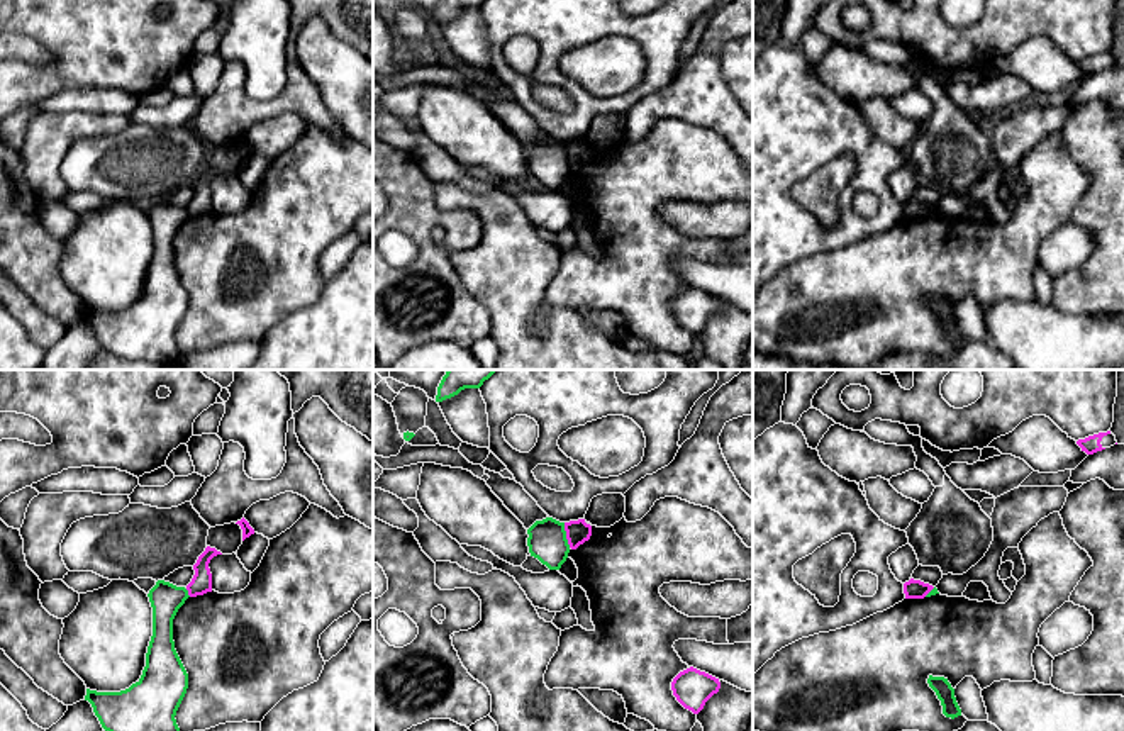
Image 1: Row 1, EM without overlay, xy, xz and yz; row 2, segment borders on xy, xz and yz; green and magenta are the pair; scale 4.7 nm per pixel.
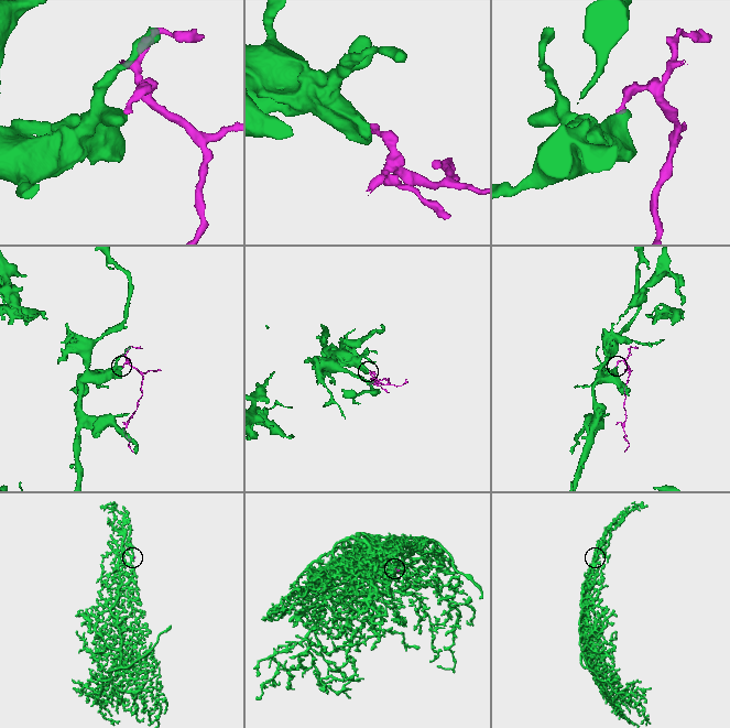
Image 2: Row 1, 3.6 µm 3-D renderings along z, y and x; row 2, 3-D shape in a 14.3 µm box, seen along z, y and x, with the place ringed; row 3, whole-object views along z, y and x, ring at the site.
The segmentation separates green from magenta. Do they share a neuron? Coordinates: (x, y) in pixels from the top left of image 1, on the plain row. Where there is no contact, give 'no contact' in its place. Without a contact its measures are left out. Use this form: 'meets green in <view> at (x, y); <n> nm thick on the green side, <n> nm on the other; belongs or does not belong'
meets green in xz at (565, 155); 180 nm thick on the green side, 110 nm on the other; does not belong

